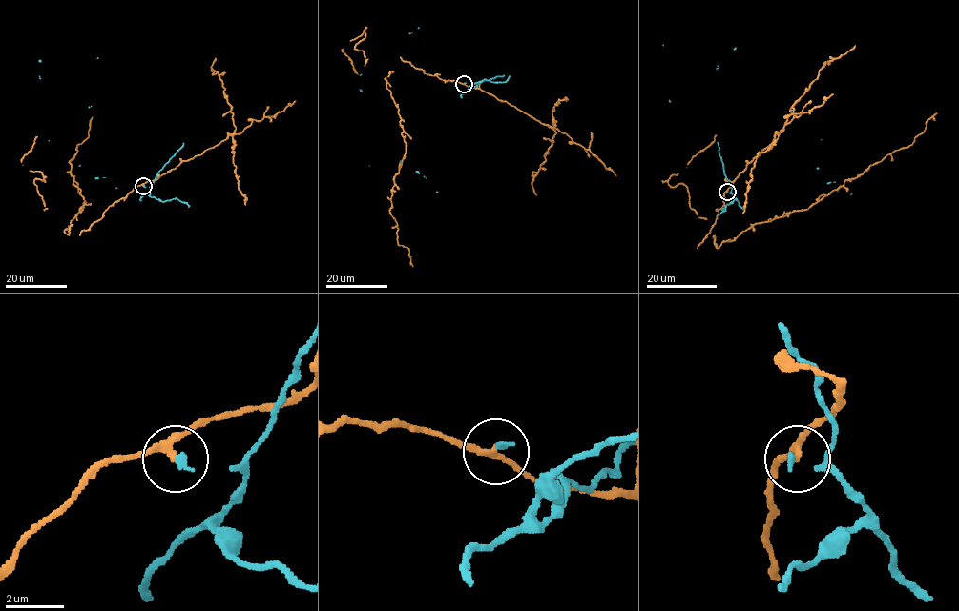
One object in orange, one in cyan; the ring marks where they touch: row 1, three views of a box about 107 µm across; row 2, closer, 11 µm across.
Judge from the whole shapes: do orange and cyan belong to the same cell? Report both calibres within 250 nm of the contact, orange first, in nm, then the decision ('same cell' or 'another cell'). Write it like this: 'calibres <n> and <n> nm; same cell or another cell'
calibres 190 and 200 nm; another cell

